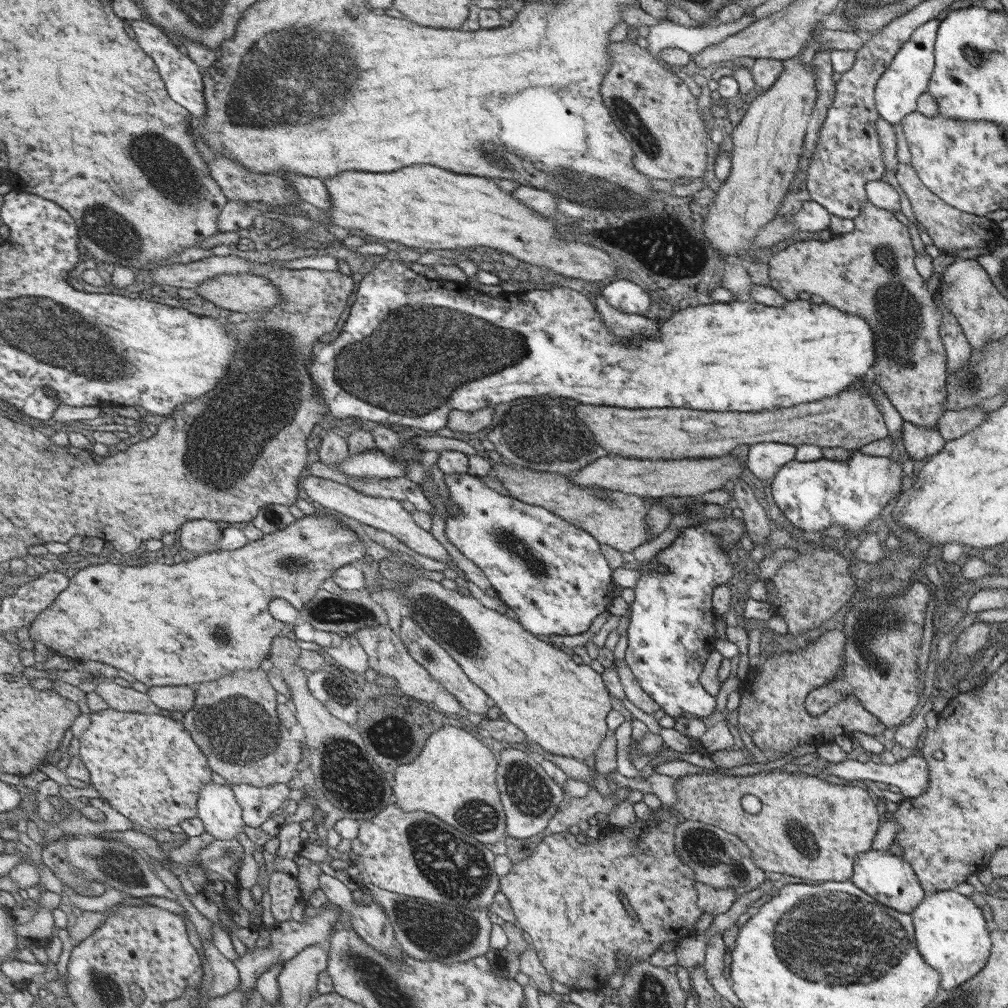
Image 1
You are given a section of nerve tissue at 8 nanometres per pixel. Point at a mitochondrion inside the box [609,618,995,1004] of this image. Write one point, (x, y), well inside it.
(834, 938)

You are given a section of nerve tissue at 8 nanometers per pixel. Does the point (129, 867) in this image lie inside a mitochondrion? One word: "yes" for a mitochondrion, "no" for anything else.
yes

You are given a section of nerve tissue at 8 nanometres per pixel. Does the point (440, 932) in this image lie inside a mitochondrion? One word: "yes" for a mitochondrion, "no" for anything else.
yes

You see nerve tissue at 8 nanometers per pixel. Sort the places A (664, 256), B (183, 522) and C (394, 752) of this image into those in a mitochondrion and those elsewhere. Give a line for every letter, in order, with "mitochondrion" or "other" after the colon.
A: mitochondrion
B: other
C: mitochondrion

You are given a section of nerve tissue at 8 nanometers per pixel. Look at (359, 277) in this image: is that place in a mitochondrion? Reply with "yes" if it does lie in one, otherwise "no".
no

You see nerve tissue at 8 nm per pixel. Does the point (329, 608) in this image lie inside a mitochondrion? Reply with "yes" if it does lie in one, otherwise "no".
yes

